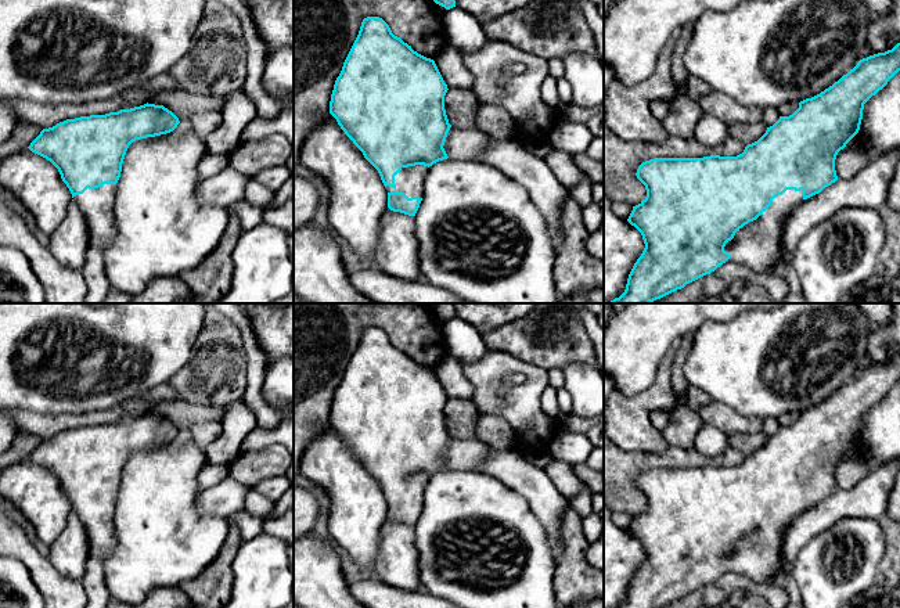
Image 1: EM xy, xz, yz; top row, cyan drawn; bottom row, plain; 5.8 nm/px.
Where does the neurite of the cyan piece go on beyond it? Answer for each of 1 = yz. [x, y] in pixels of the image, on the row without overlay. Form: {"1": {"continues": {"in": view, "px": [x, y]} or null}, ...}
{"1": {"continues": {"in": "yz", "px": [756, 556]}}}

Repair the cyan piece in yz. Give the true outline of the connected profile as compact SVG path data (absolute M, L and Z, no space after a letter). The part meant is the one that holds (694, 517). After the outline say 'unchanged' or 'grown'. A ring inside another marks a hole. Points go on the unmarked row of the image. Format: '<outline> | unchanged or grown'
M897 353L892 360L860 370L853 379L850 379L832 396L811 409L800 411L799 418L792 425L780 427L773 436L767 438L766 443L757 451L748 454L744 463L737 467L710 465L703 468L654 468L642 472L638 476L636 486L645 496L647 507L638 515L633 517L627 532L641 543L645 558L634 573L627 589L626 600L619 608L663 608L677 600L684 598L687 594L710 584L727 571L746 576L762 586L773 582L777 587L784 589L788 594L788 604L785 608L804 608L795 579L791 573L784 572L784 564L781 561L782 532L786 525L803 510L821 503L825 497L838 490L835 481L836 465L858 443L864 414L879 400L882 400L899 381L900 353Z | grown

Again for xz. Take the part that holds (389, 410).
M382 328L363 330L335 391L330 424L378 481L388 503L388 518L393 522L415 526L428 478L449 468L443 458L451 438L444 420L447 400L433 370L395 346Z | grown

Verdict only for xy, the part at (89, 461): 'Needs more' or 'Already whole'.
Needs more

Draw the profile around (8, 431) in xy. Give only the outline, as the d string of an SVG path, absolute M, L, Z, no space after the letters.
M0 414L0 454L7 451L21 429L6 415Z

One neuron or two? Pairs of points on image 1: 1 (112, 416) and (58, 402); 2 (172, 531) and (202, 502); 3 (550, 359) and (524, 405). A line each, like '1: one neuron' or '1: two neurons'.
1: two neurons
2: two neurons
3: two neurons

